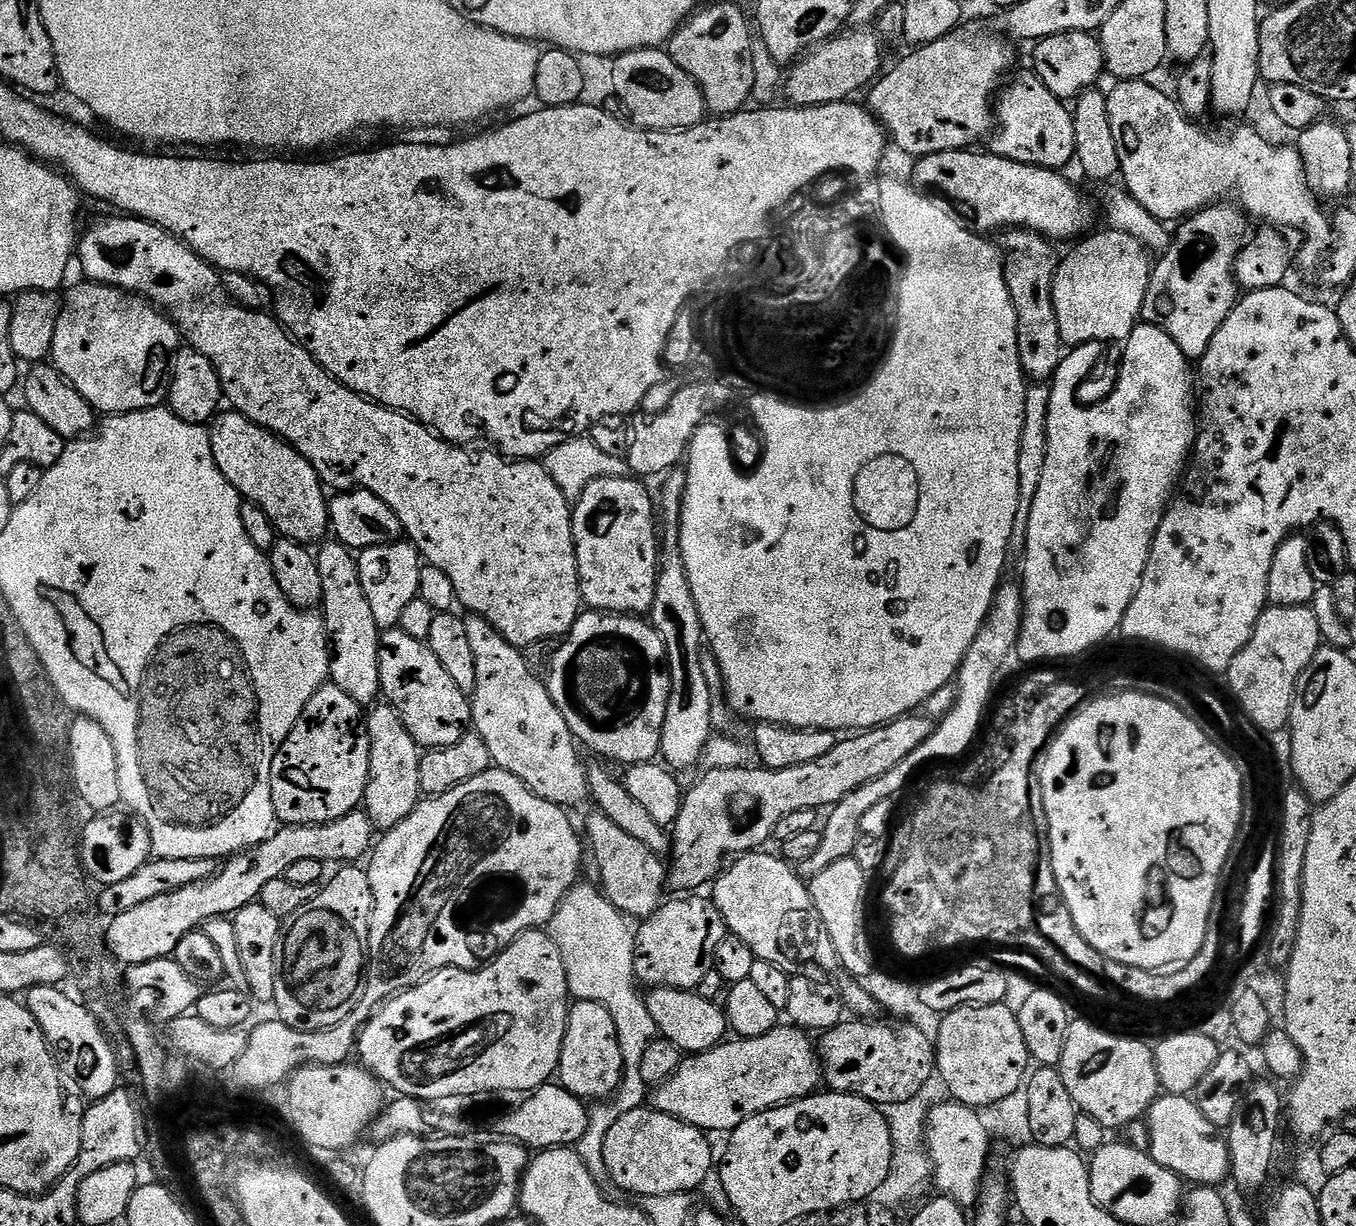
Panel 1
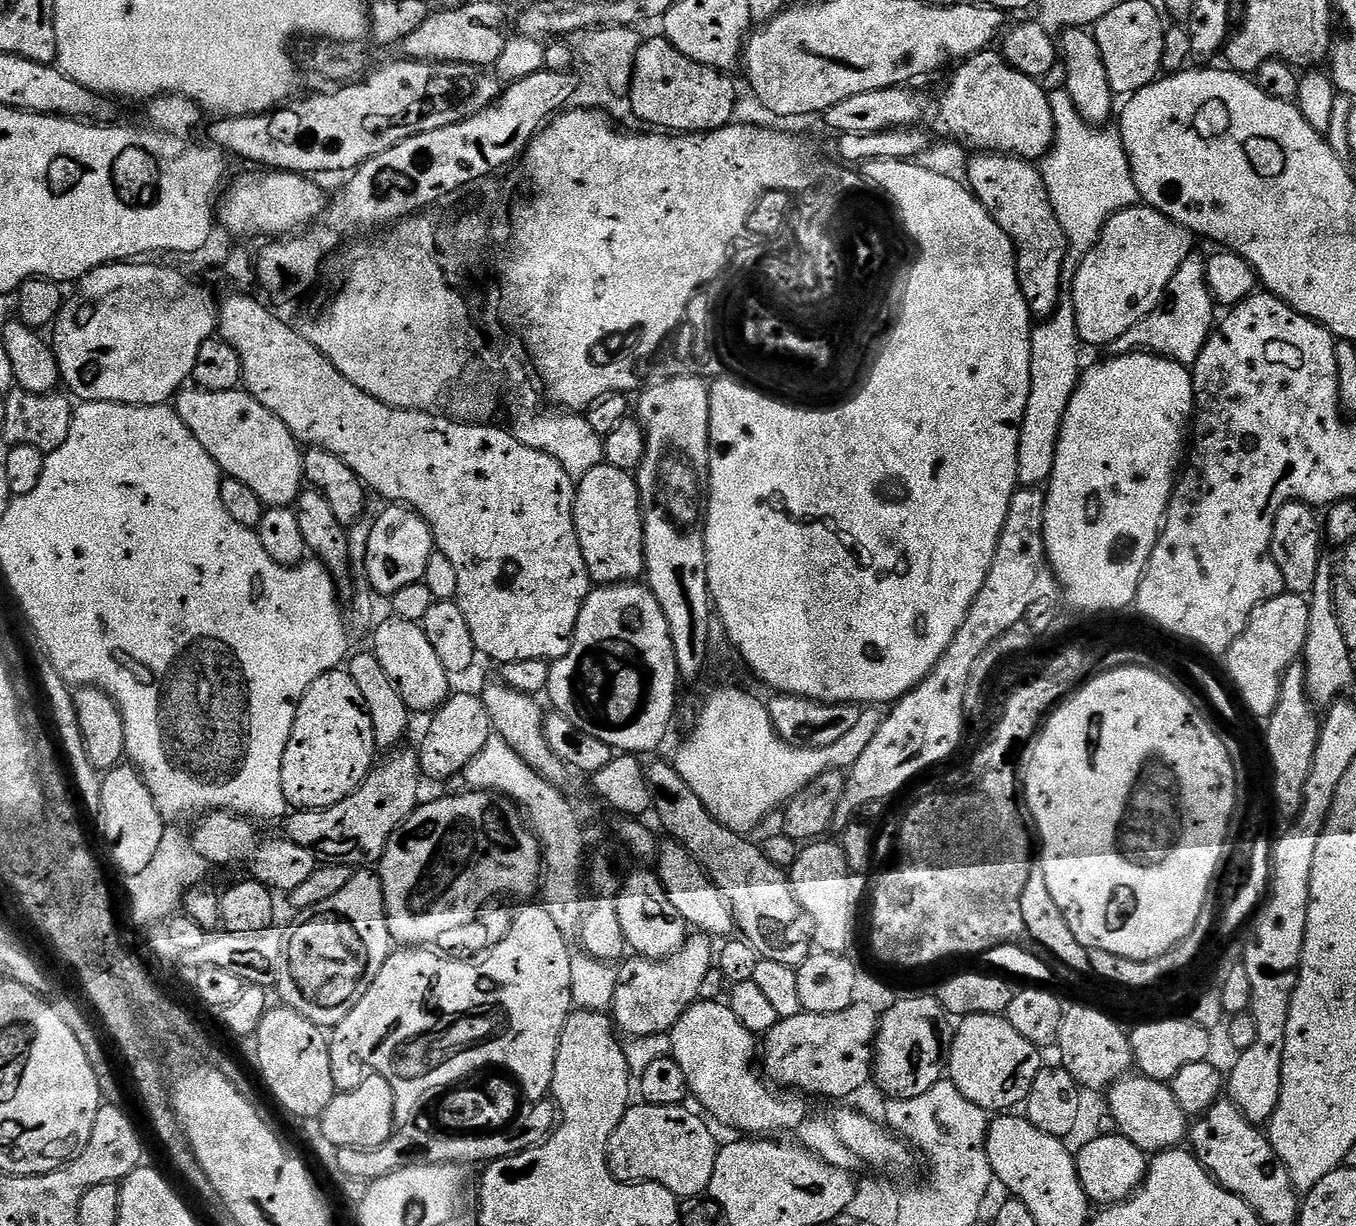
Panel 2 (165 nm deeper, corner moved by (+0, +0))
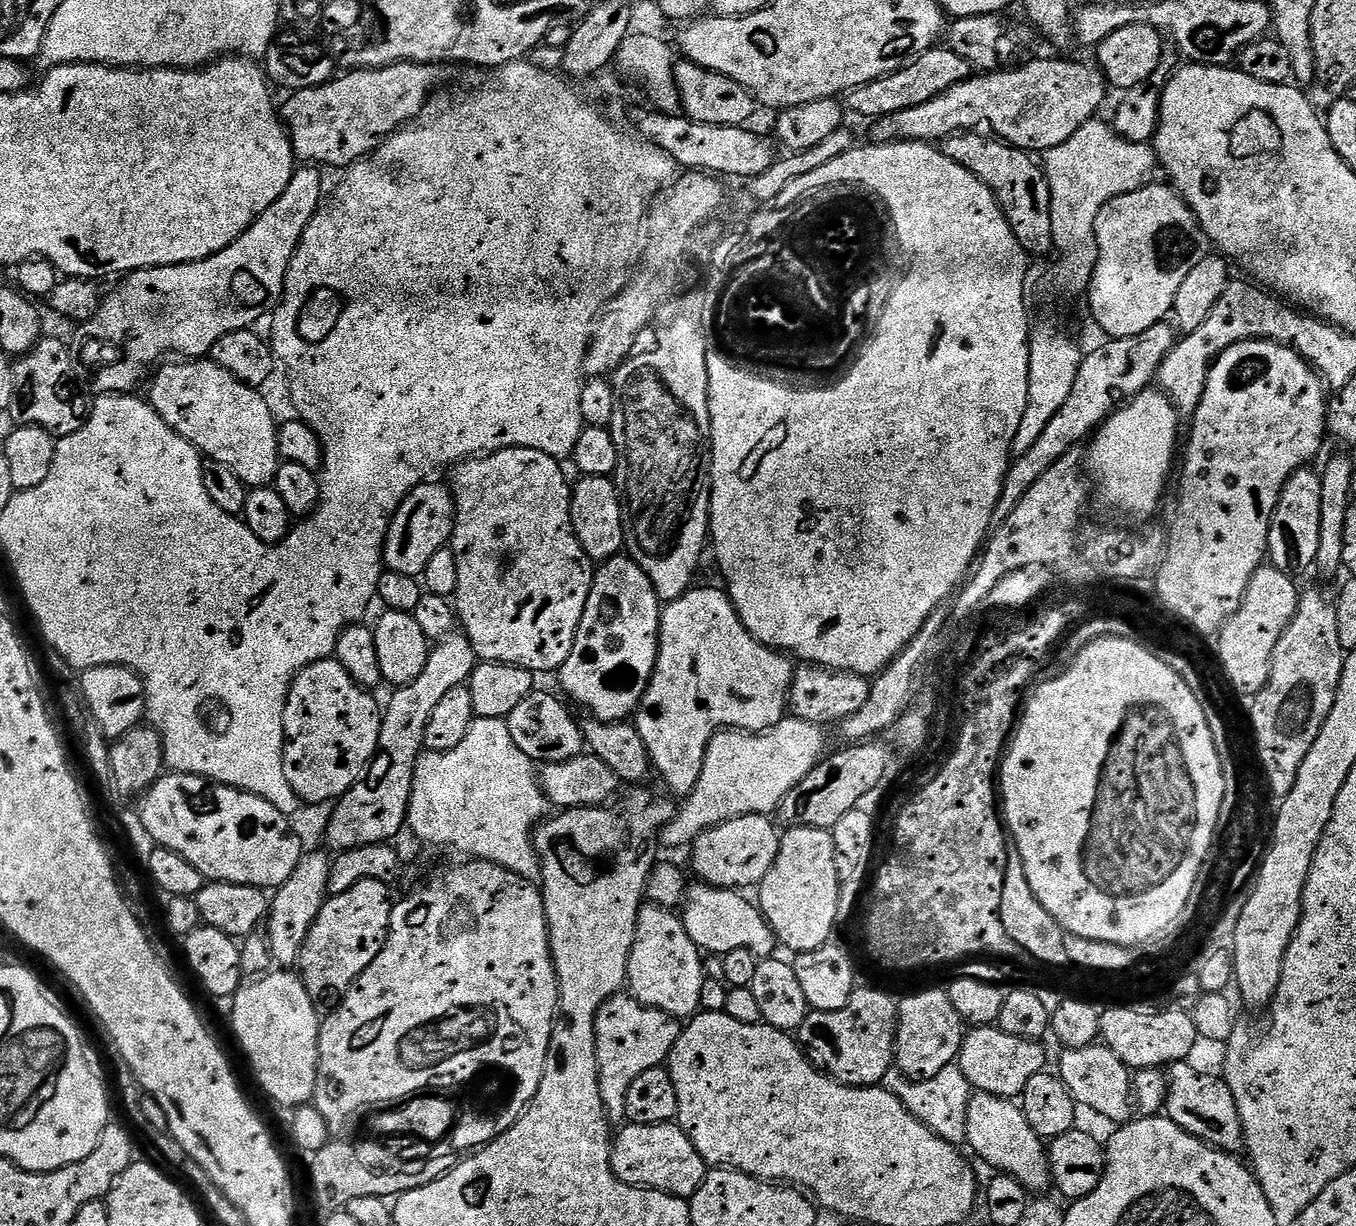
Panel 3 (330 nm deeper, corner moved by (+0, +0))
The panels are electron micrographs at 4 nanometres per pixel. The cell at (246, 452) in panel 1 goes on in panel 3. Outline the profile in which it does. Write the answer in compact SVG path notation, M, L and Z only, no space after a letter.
M192 358L187 362L176 363L180 364L165 363L157 367L156 377L155 372L151 377L152 389L146 393L146 399L154 411L207 459L222 462L222 466L230 466L230 470L234 470L234 474L238 474L238 478L242 478L249 489L271 485L282 463L277 436L278 420L272 417L272 408L260 397L261 393L248 384L243 384L241 380L236 380L234 374L230 374L210 358Z

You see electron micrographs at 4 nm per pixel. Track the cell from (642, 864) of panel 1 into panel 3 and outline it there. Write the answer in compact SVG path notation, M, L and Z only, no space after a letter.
M651 902L638 914L636 941L628 959L627 991L641 1006L657 1008L687 1022L701 1011L702 982L706 979L700 947L686 934L683 919L675 911Z

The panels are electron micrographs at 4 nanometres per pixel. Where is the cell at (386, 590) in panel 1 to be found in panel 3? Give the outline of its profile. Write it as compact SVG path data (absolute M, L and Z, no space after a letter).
M425 482L406 497L398 506L398 510L392 513L392 521L388 527L388 537L384 539L384 567L389 572L406 574L407 576L423 577L426 570L426 562L438 554L438 550L445 547L451 541L452 527L456 521L456 502L447 487L440 484Z

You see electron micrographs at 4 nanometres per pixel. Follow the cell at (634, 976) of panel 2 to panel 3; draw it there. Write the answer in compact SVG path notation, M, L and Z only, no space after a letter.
M617 994L604 1001L596 1015L596 1069L609 1125L625 1123L626 1094L634 1078L667 1061L674 1042L678 1042L681 1027L681 1021L657 1008L641 1006L630 994Z

